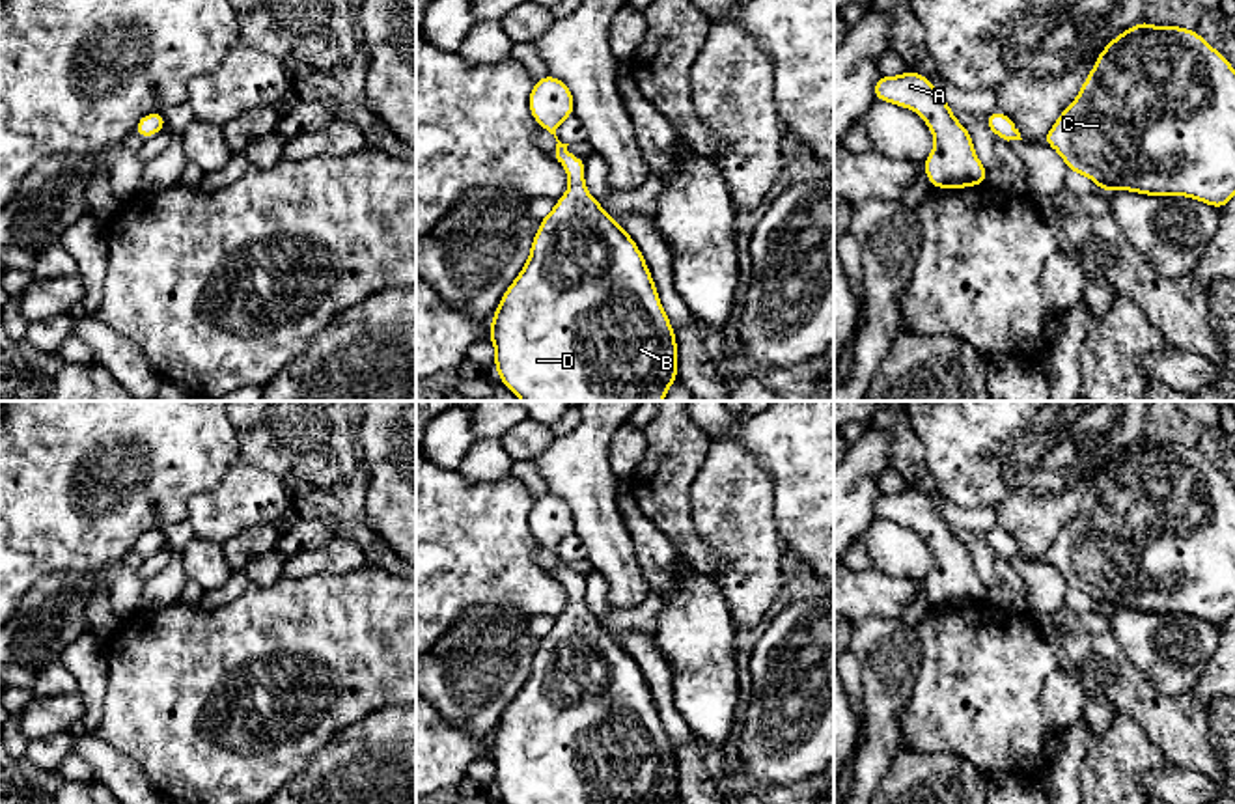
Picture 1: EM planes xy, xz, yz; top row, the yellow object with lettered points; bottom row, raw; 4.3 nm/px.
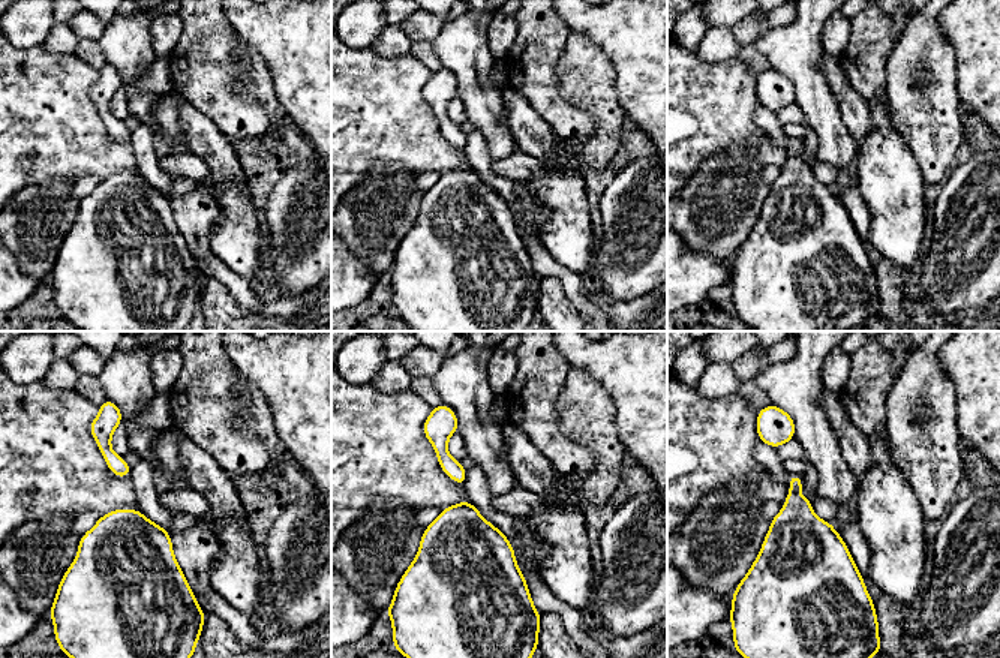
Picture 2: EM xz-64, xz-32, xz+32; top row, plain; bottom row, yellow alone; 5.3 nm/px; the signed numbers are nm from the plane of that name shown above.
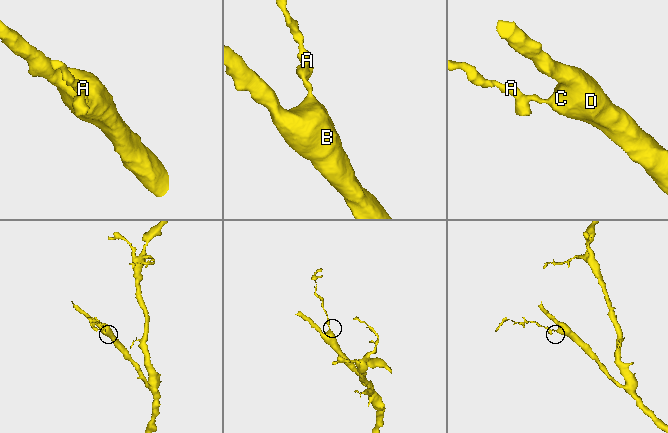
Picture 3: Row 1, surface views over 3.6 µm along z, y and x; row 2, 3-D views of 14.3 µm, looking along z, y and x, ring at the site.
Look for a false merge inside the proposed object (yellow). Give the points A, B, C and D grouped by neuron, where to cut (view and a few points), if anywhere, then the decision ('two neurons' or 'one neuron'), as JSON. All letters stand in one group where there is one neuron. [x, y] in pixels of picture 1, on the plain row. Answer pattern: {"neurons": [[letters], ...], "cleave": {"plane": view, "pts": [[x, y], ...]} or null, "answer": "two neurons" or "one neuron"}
{"neurons": [["A", "B", "C", "D"]], "cleave": null, "answer": "one neuron"}

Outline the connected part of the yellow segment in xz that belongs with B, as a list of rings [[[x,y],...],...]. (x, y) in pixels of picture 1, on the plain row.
[[[547,492],[547,494],[543,494],[543,496],[537,496],[537,498],[535,498],[535,504],[534,504],[534,506],[532,506],[532,511],[530,511],[530,515],[528,515],[528,526],[530,526],[530,530],[532,530],[532,534],[534,534],[534,537],[535,537],[535,539],[537,539],[537,543],[539,543],[539,545],[543,545],[543,547],[545,547],[545,548],[548,548],[548,550],[550,550],[550,552],[552,552],[552,554],[554,554],[554,556],[556,556],[556,560],[558,560],[558,561],[556,561],[556,576],[558,576],[558,580],[560,580],[560,582],[562,582],[562,584],[563,584],[563,588],[565,588],[565,589],[567,589],[567,593],[569,593],[569,606],[567,606],[567,610],[565,610],[565,612],[563,612],[563,614],[562,614],[562,616],[560,616],[560,617],[558,617],[558,619],[556,619],[556,623],[554,623],[554,627],[552,627],[552,629],[550,629],[550,631],[548,631],[548,632],[547,632],[547,634],[545,634],[545,636],[543,636],[543,638],[541,638],[541,640],[539,640],[539,647],[537,647],[537,651],[535,651],[535,655],[534,655],[534,658],[532,658],[532,666],[530,666],[530,675],[528,675],[528,679],[526,679],[526,683],[524,683],[524,685],[522,685],[522,688],[520,688],[520,690],[519,690],[519,694],[517,694],[517,696],[515,696],[515,698],[513,698],[513,701],[511,701],[511,703],[509,703],[509,705],[507,705],[507,707],[506,707],[506,711],[504,711],[504,714],[502,714],[502,718],[500,718],[500,722],[498,722],[498,728],[496,728],[496,729],[494,729],[494,733],[493,733],[493,737],[491,737],[491,748],[489,748],[489,757],[491,757],[491,759],[493,759],[493,763],[494,763],[494,767],[496,767],[496,772],[494,772],[494,782],[493,782],[493,783],[494,783],[494,785],[496,785],[496,789],[498,789],[498,793],[500,793],[500,800],[502,800],[502,802],[504,802],[504,804],[672,804],[672,802],[673,802],[673,800],[675,800],[675,798],[677,798],[677,759],[675,759],[675,748],[673,748],[673,744],[672,744],[672,742],[670,742],[670,739],[668,739],[668,733],[666,733],[666,729],[664,729],[664,726],[662,726],[662,722],[660,722],[660,718],[659,718],[659,709],[657,709],[657,705],[655,705],[655,700],[653,700],[653,694],[651,694],[651,690],[649,690],[649,686],[647,686],[647,683],[645,683],[645,677],[644,677],[644,673],[642,673],[642,670],[640,670],[640,668],[638,668],[638,664],[636,664],[636,660],[634,660],[634,658],[632,658],[632,655],[631,655],[631,653],[629,653],[629,651],[627,651],[627,649],[625,649],[625,647],[623,647],[623,645],[621,645],[621,644],[619,644],[619,642],[618,642],[618,640],[616,640],[616,636],[614,636],[614,634],[610,634],[610,632],[608,632],[608,631],[606,631],[606,629],[604,629],[604,627],[603,627],[603,625],[601,625],[601,621],[599,621],[599,619],[597,619],[597,617],[595,617],[595,616],[593,616],[593,614],[591,614],[591,612],[590,612],[590,610],[588,610],[588,606],[586,606],[586,604],[584,604],[584,593],[586,593],[586,578],[584,578],[584,576],[578,576],[578,575],[573,575],[573,573],[571,573],[571,571],[569,571],[569,567],[567,567],[567,563],[569,563],[569,561],[562,561],[562,560],[560,560],[560,558],[558,558],[558,554],[556,554],[556,548],[558,548],[558,545],[560,545],[560,541],[562,541],[562,539],[563,539],[563,537],[565,537],[565,535],[569,535],[569,534],[573,534],[573,532],[575,532],[575,517],[573,517],[573,511],[571,511],[571,507],[569,507],[569,504],[567,504],[567,502],[565,502],[565,500],[563,500],[563,498],[560,498],[560,496],[556,496],[556,494],[552,494],[552,492]]]

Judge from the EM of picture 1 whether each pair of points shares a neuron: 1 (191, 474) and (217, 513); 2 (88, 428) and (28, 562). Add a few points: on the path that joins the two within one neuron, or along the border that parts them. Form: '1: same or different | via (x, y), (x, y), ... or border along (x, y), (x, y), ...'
1: different | border along (234, 461), (211, 489), (189, 500), (183, 521)
2: same | via (75, 461), (36, 504), (36, 528)

